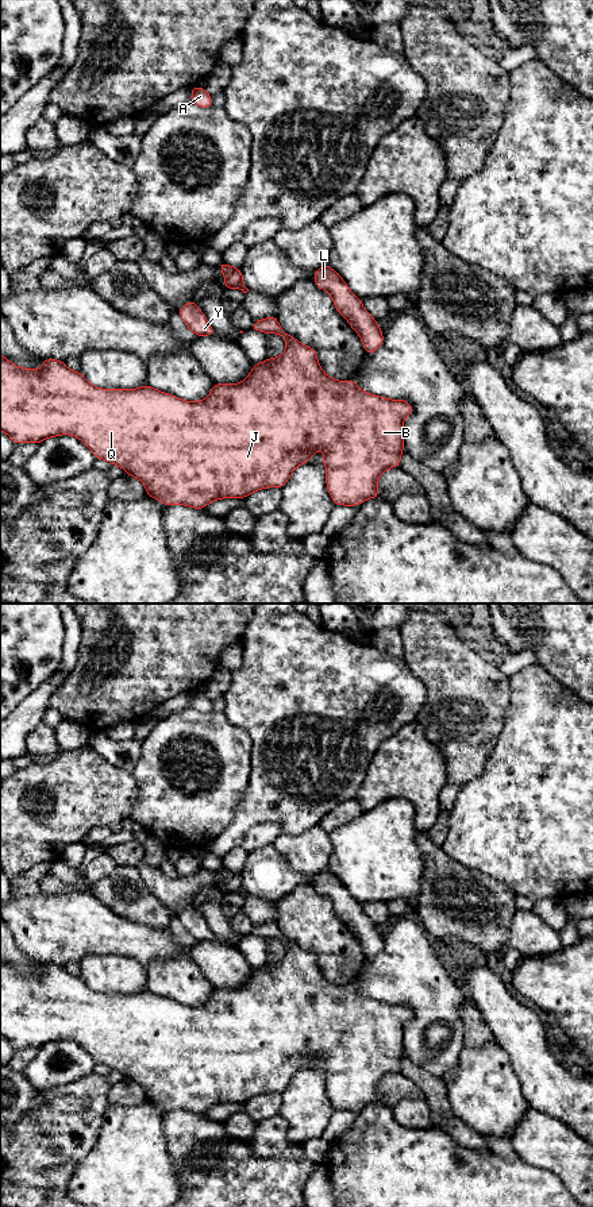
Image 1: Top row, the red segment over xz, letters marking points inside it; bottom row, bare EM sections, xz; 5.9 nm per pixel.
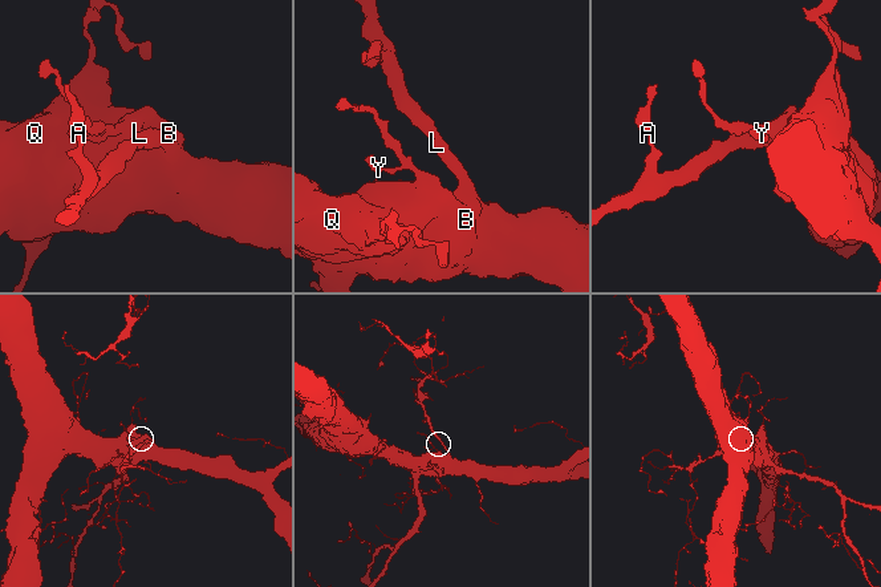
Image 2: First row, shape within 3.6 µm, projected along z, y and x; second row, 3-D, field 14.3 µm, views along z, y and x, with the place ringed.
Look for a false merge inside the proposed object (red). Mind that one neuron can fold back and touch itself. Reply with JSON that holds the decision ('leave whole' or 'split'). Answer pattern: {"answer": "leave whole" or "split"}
{"answer": "leave whole"}

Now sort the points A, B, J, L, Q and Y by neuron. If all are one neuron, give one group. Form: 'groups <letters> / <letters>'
groups A B J L Q Y

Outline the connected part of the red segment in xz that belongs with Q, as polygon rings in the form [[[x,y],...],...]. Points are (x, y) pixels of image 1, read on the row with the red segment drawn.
[[[276,316],[255,320],[250,329],[263,333],[277,333],[286,342],[285,351],[278,358],[267,358],[263,362],[254,363],[250,374],[239,383],[213,383],[209,394],[201,401],[186,401],[162,390],[143,385],[138,389],[100,389],[92,385],[81,371],[70,370],[63,360],[46,358],[43,365],[31,370],[18,367],[9,359],[0,354],[0,431],[7,433],[15,444],[26,441],[39,444],[41,441],[70,435],[86,446],[96,459],[109,462],[112,466],[122,467],[127,475],[139,479],[149,497],[161,501],[165,506],[184,505],[192,509],[204,509],[216,500],[246,498],[261,489],[282,489],[293,471],[309,462],[317,450],[323,450],[321,460],[326,466],[326,485],[334,505],[355,506],[362,505],[369,498],[377,498],[381,493],[377,489],[381,475],[393,467],[400,467],[401,454],[404,451],[404,427],[403,423],[413,413],[413,406],[405,400],[390,400],[359,389],[353,379],[338,381],[324,373],[315,348],[300,343],[296,338],[288,335],[280,325]]]

